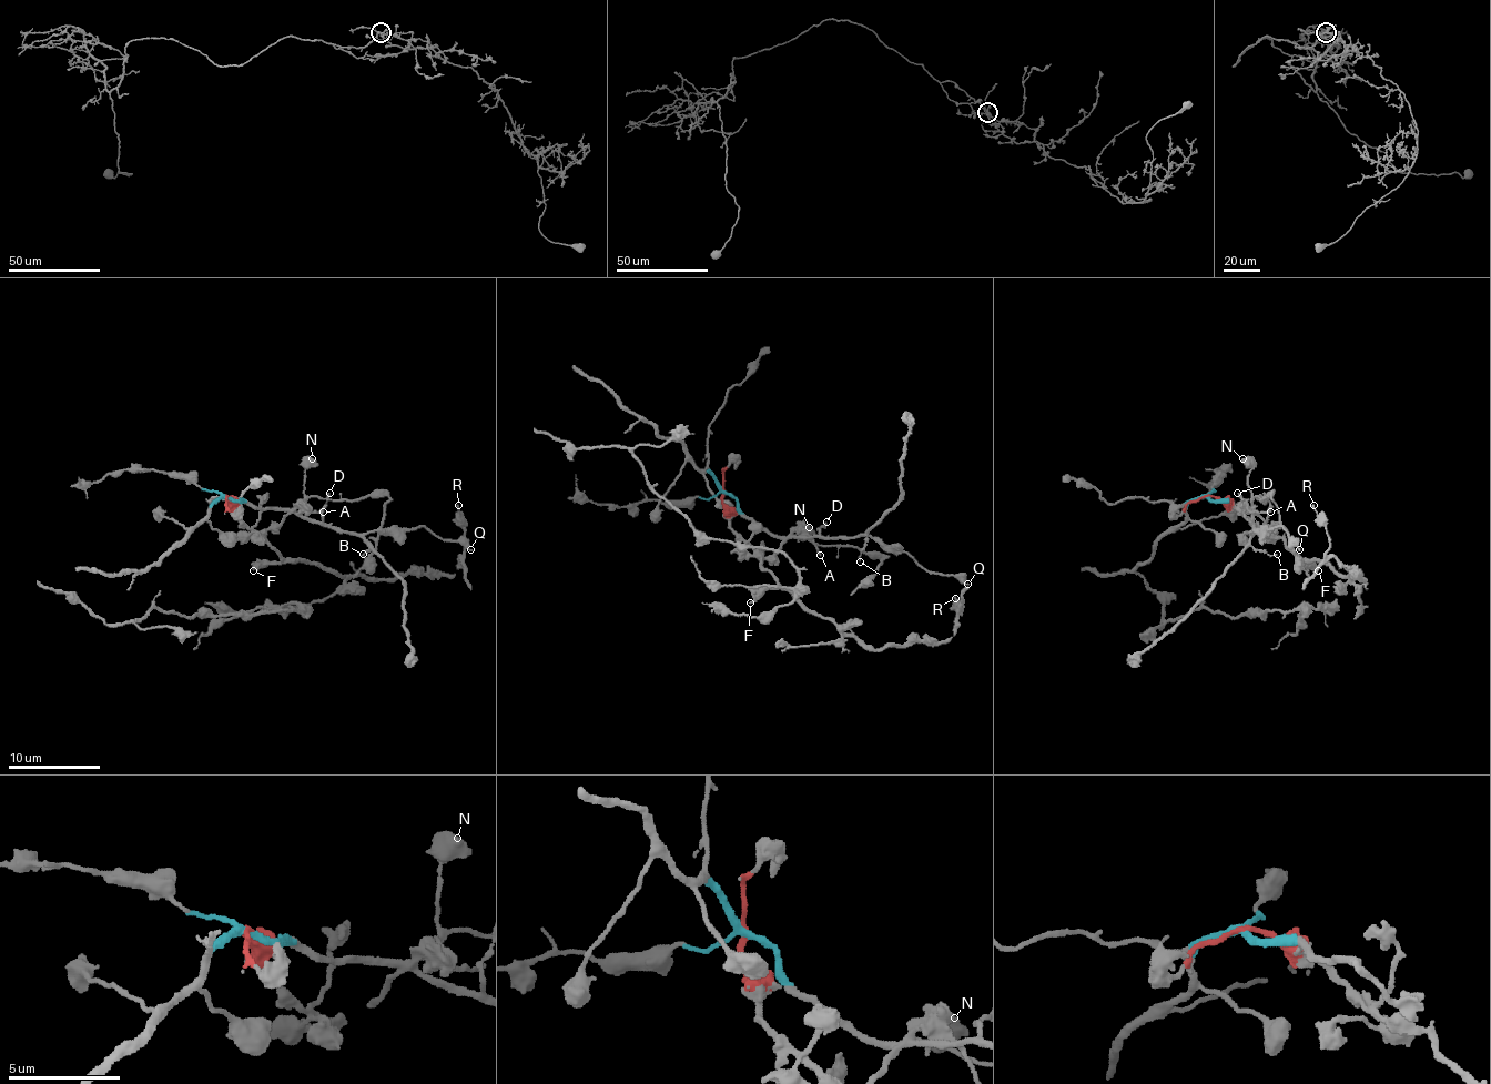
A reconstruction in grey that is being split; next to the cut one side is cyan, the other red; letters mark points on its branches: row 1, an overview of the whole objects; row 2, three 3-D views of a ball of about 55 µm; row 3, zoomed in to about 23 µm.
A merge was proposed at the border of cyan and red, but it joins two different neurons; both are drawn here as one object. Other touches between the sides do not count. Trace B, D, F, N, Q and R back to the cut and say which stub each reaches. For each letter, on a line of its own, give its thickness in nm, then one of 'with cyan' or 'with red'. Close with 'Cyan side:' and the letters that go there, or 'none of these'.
B: 110 nm | with cyan
D: 200 nm | with cyan
F: 260 nm | with red
N: 600 nm | with cyan
Q: 160 nm | with cyan
R: 150 nm | with red
Cyan side: B, D, N, Q

